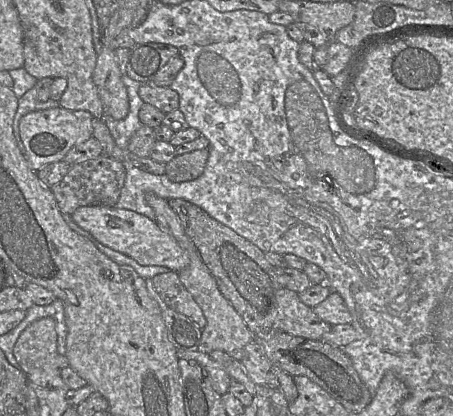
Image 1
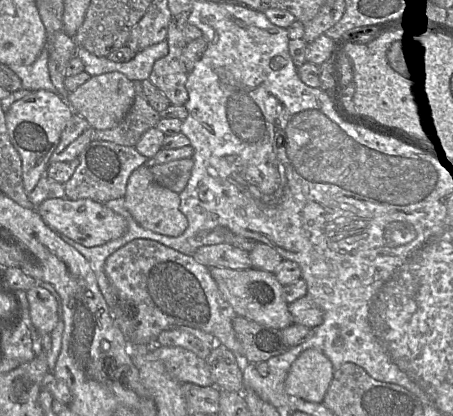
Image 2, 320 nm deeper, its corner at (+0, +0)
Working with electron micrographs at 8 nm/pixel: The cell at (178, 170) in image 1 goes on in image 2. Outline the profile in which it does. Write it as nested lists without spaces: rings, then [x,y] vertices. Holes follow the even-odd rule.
[[[183,158],[154,165],[150,170],[156,183],[179,194],[188,184],[193,165],[192,158]]]

